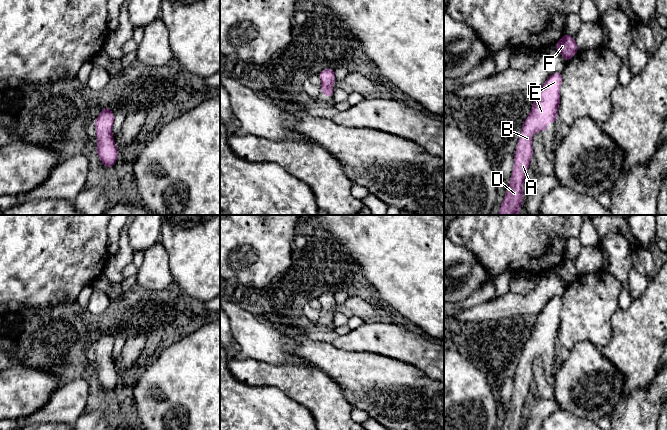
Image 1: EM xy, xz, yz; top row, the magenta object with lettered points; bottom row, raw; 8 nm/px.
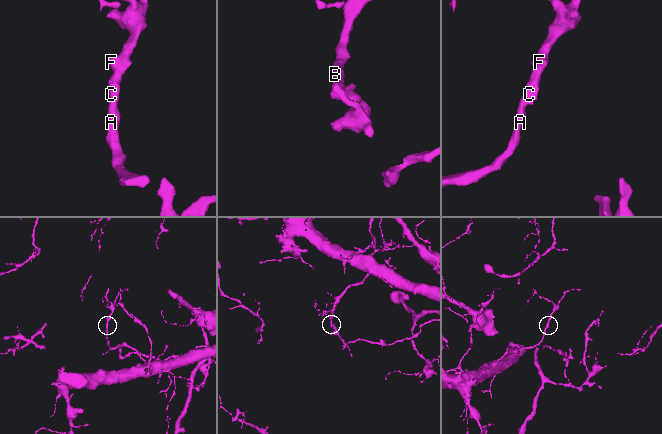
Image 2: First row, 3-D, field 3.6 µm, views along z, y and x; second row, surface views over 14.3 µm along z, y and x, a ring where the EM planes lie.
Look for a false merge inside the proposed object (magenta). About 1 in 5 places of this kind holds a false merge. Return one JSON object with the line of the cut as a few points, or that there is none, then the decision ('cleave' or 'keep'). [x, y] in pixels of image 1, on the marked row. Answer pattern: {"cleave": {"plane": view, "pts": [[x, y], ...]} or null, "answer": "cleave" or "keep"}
{"cleave": null, "answer": "keep"}

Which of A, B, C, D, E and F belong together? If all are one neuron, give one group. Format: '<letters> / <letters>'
A B C D E F

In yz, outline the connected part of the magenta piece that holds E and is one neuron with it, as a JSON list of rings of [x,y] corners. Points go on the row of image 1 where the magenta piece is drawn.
[[[562,72],[551,74],[543,86],[536,91],[535,101],[529,116],[522,125],[522,130],[517,142],[514,154],[514,165],[509,187],[499,215],[518,215],[523,202],[523,183],[530,166],[530,159],[534,156],[532,140],[536,131],[549,131],[546,126],[551,122],[558,122],[557,114],[560,105],[560,88],[562,84]]]

